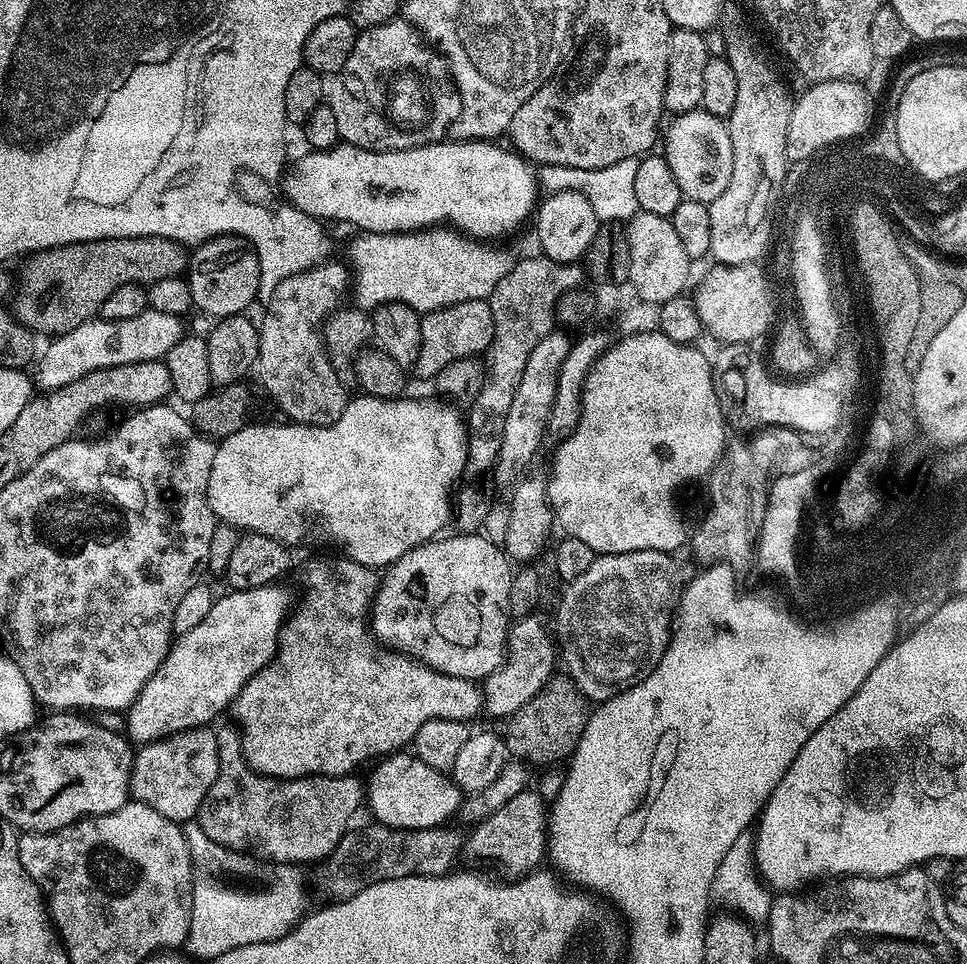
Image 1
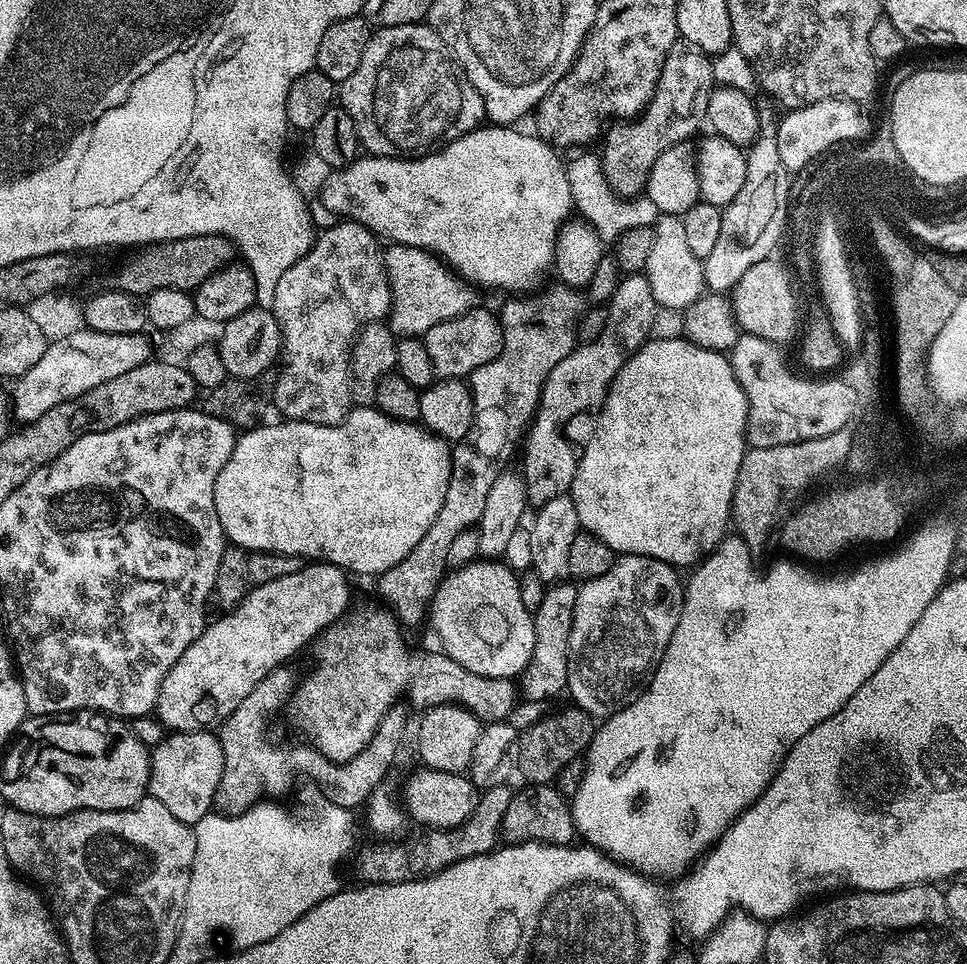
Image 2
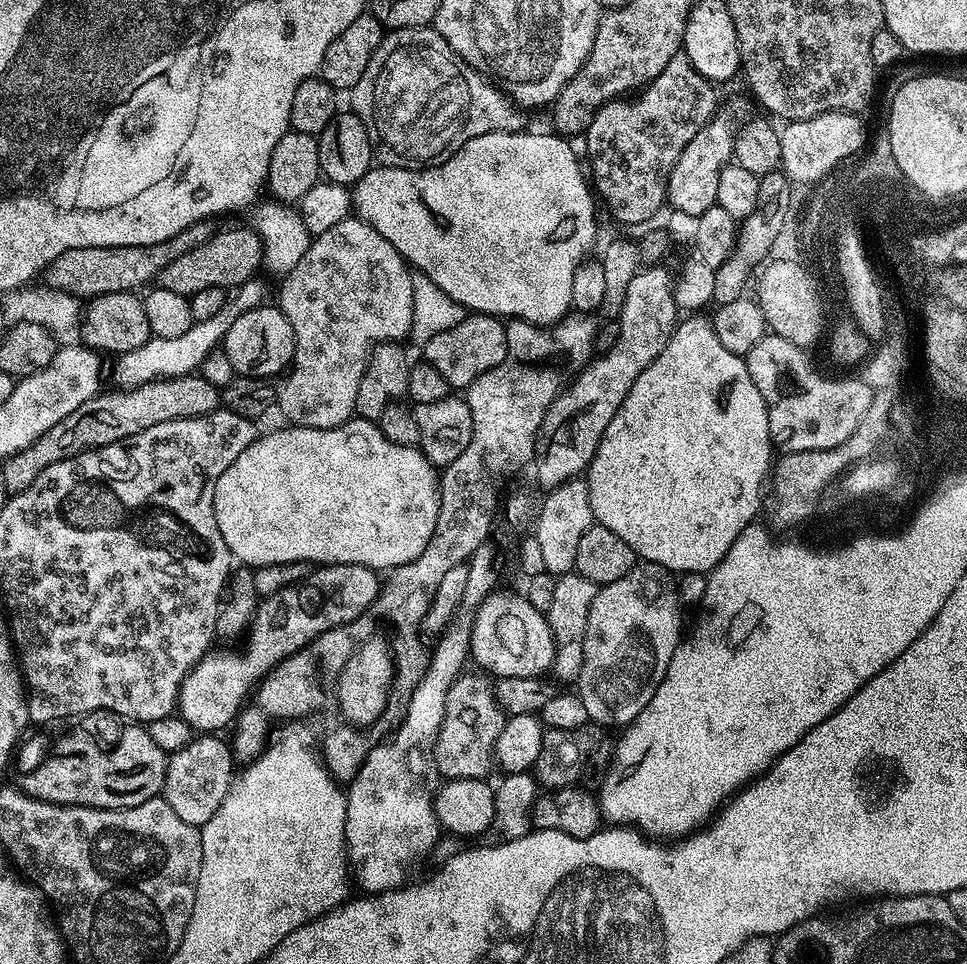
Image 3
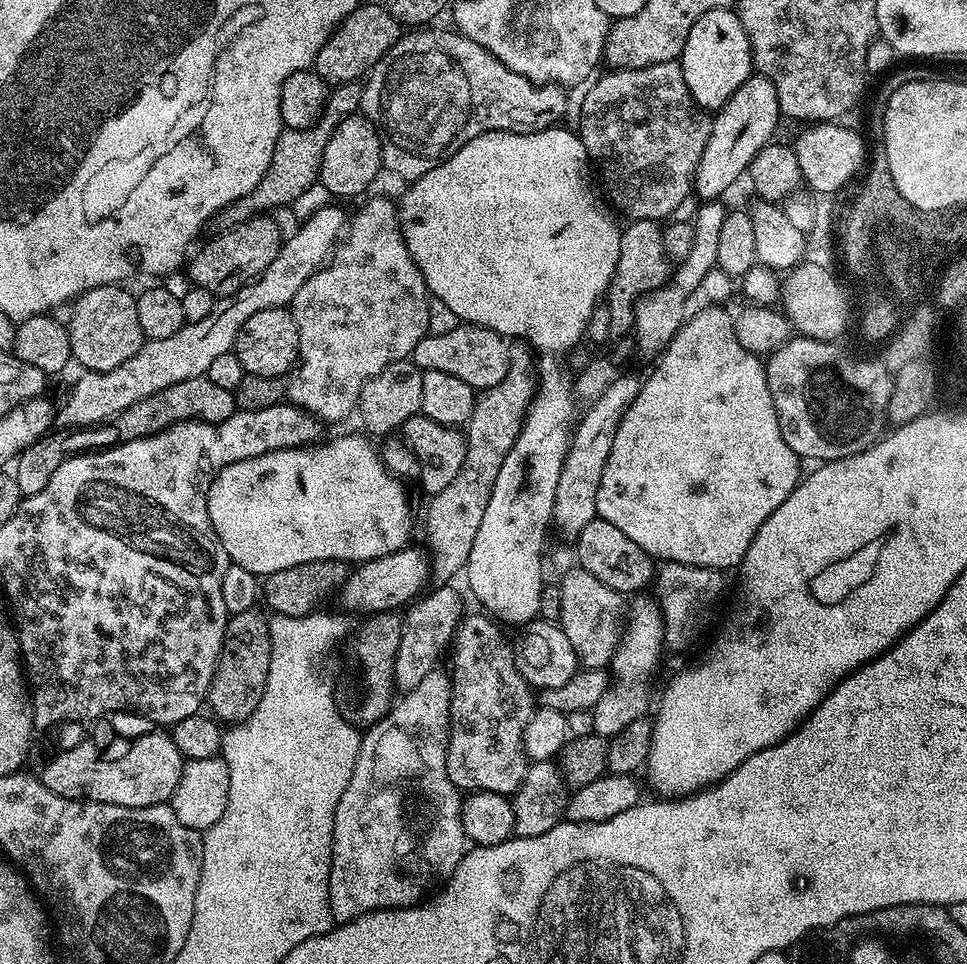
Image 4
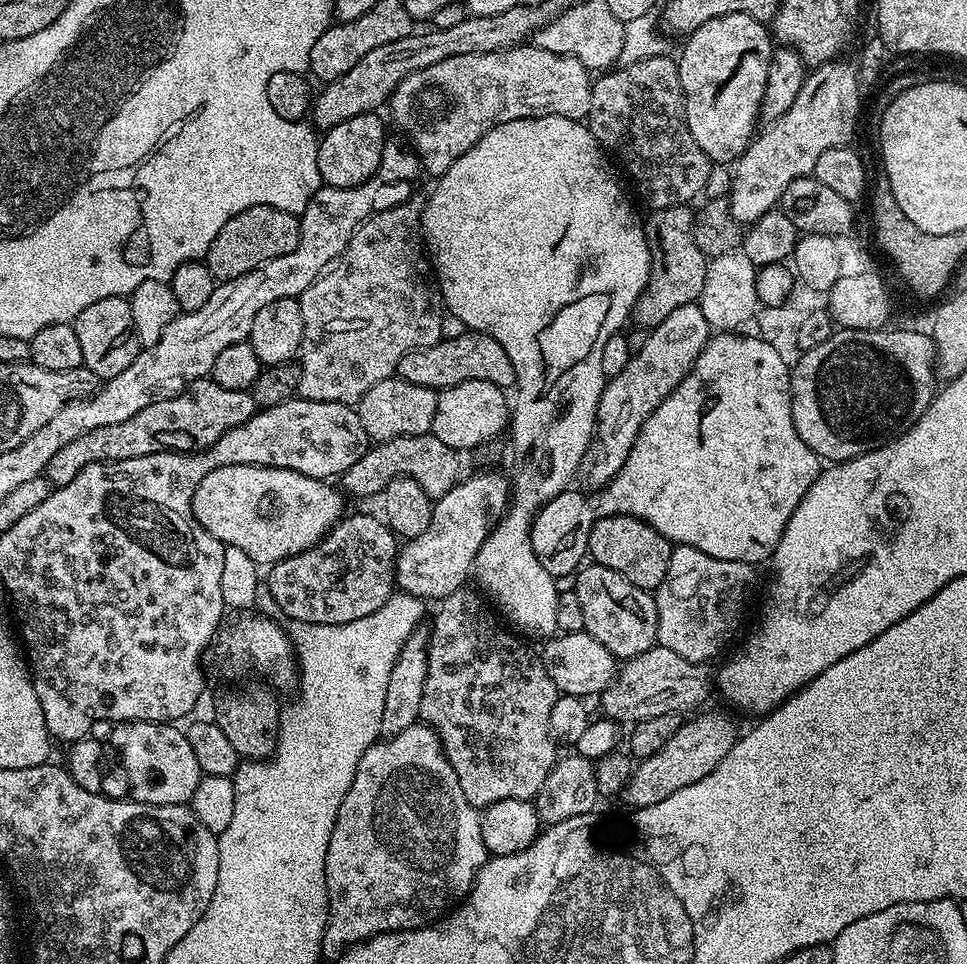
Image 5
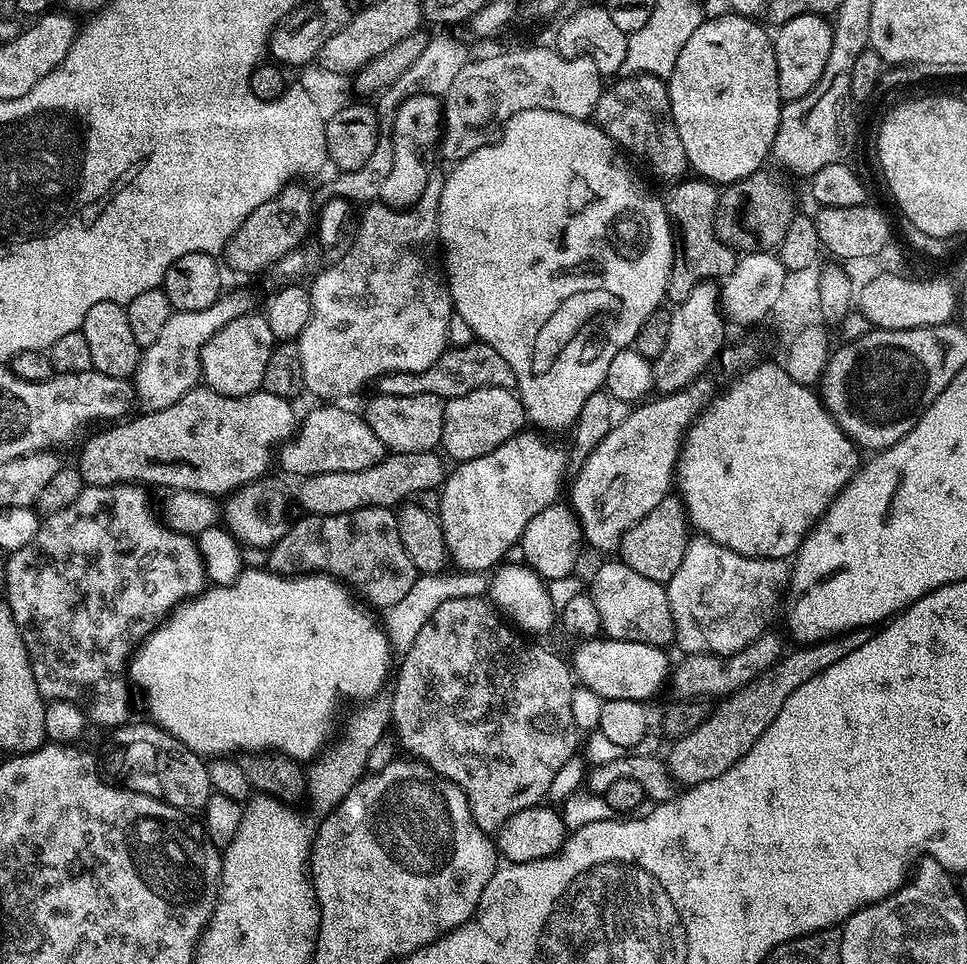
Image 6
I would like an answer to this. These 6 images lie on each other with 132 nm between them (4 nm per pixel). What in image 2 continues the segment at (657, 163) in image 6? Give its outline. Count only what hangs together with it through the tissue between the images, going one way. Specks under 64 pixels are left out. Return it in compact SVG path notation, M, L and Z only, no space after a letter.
M677 38L674 46L670 46L670 54L660 71L656 92L642 115L628 123L613 123L603 133L602 145L604 144L604 152L599 153L599 158L601 166L604 167L604 177L608 180L608 185L615 192L621 193L628 198L641 195L645 191L648 182L650 166L654 166L654 162L658 162L658 154L662 154L662 150L670 150L670 146L675 144L691 141L693 139L691 136L699 130L700 123L701 126L705 123L707 102L710 100L713 87L712 60L709 53L704 52L698 46L694 46L694 42Z

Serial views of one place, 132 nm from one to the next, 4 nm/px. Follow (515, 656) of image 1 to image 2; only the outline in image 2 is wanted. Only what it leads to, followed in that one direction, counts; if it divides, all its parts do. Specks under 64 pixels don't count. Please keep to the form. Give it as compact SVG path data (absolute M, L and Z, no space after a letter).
M572 582L551 585L542 598L542 606L538 606L534 613L536 622L534 654L518 680L523 699L525 696L528 700L552 700L568 687L568 639L576 590L577 585Z

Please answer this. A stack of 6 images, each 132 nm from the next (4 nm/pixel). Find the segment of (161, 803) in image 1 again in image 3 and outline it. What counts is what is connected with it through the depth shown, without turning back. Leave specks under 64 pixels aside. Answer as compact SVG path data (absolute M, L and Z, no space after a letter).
M216 734L197 735L191 743L169 755L162 798L170 806L170 810L174 810L178 818L182 818L182 822L197 826L210 822L230 790L234 779L234 752L229 741L227 744L220 738Z

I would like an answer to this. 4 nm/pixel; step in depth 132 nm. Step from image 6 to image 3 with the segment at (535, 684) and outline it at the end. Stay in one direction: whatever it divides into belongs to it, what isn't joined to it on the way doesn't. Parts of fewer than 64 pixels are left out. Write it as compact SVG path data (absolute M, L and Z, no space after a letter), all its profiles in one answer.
M465 671L450 686L446 714L434 746L434 762L441 777L450 780L482 780L491 777L496 760L496 743L502 734L506 712L496 698L493 681L483 671Z

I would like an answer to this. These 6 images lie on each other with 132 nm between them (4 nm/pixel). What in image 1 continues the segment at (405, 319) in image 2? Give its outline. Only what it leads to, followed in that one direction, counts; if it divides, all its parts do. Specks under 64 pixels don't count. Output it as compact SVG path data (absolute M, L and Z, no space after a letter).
M433 226L414 232L360 232L348 248L354 286L356 282L355 307L374 310L380 304L397 300L423 314L454 306L458 302L487 300L494 286L498 286L498 282L510 274L514 263L514 256L506 249L495 248L492 244L495 243L473 238L452 226Z

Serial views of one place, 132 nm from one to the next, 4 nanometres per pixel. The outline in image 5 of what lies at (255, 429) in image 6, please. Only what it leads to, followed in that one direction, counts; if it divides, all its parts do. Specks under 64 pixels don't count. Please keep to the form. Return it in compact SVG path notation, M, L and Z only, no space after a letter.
M211 378L191 381L189 390L181 390L177 396L165 396L153 399L146 410L138 410L134 418L126 418L126 422L114 422L114 426L98 426L98 430L90 430L74 442L69 442L50 458L46 469L46 479L52 488L61 488L74 478L86 466L91 464L107 464L110 460L126 458L142 458L146 454L159 452L196 452L210 447L222 434L242 426L257 412L257 406L251 391L226 390L226 386L218 386Z

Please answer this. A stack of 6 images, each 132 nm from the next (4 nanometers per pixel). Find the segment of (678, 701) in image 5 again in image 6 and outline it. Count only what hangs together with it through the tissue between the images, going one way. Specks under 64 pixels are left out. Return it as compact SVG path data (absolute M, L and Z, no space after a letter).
M769 630L764 635L746 646L741 652L734 653L733 656L714 656L711 654L688 654L683 657L684 661L680 665L673 667L670 672L670 688L677 693L677 697L694 700L697 698L723 698L732 692L737 692L739 688L744 688L753 680L762 675L766 669L776 665L776 661L782 655L780 640Z

